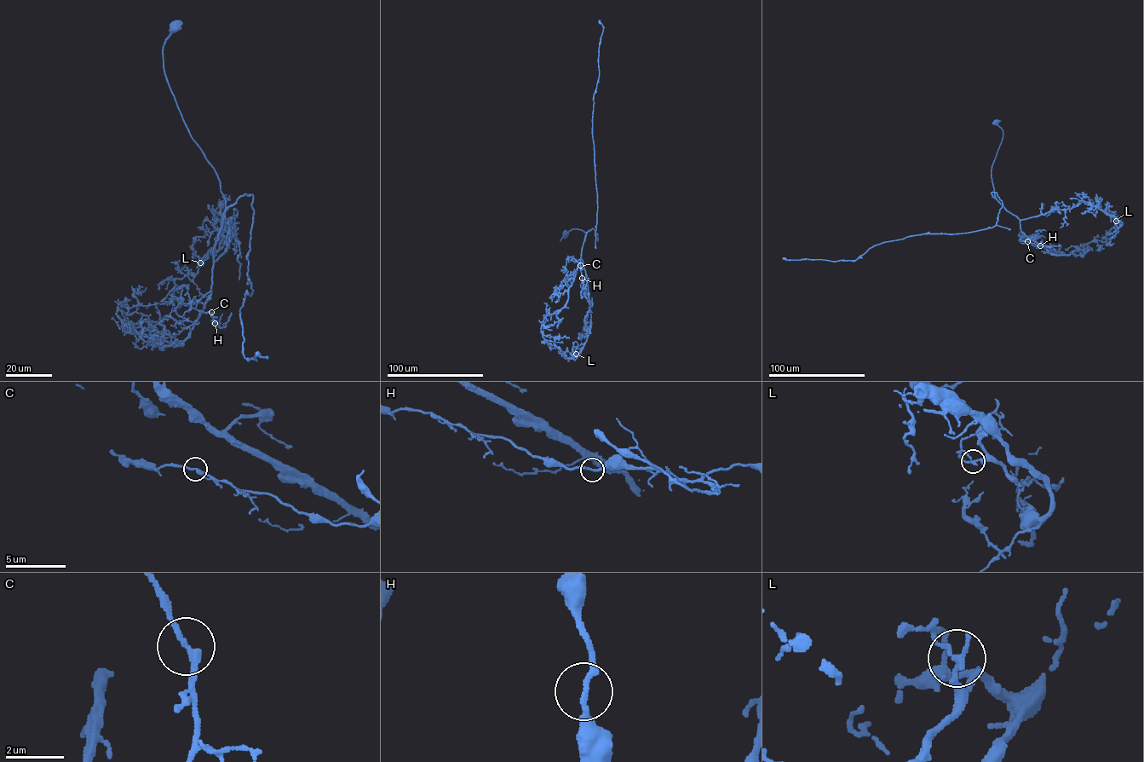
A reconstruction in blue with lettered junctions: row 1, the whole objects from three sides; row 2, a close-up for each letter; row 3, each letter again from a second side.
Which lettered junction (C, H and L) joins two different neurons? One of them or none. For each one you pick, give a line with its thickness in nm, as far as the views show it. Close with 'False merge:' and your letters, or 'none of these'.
L: calibre 200 nm
False merge: L

